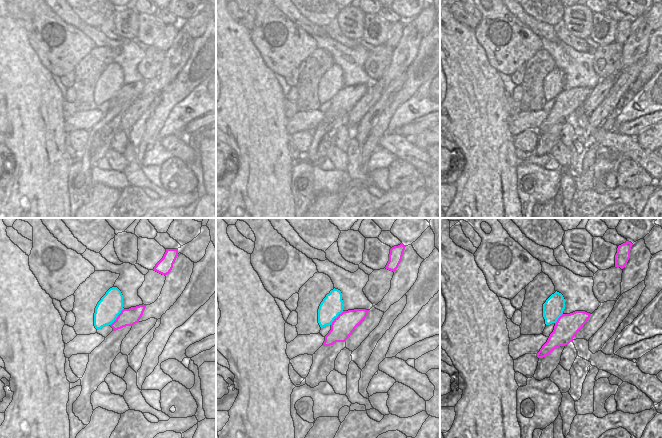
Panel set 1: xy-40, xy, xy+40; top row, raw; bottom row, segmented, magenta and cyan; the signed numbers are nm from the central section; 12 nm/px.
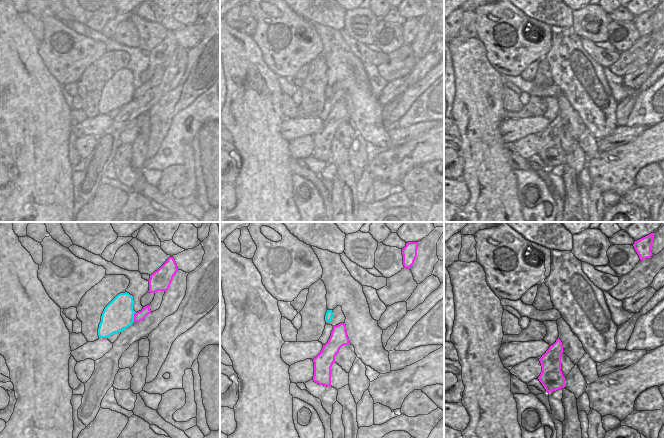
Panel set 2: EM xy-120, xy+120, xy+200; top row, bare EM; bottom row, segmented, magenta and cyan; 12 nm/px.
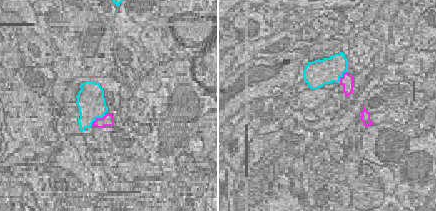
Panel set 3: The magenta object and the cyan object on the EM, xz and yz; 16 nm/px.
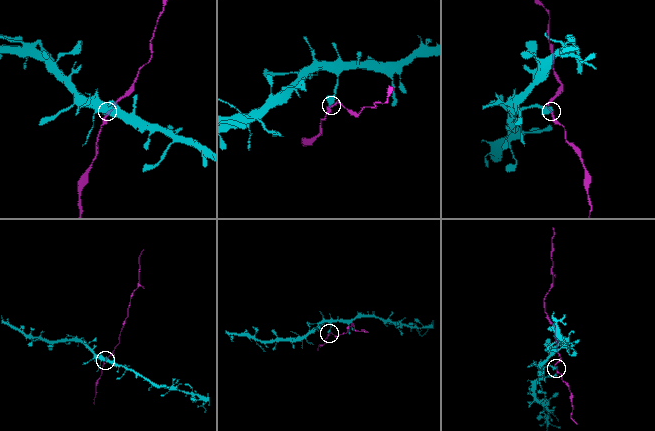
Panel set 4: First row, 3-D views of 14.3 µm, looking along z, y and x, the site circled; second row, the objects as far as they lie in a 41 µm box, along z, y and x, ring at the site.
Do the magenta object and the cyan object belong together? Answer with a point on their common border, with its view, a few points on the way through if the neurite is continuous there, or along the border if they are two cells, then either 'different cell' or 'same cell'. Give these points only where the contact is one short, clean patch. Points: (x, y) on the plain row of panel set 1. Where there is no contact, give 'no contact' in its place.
meets magenta in xy-40 at (117, 93); border along xy-40 (123, 84), (110, 101); different cell

